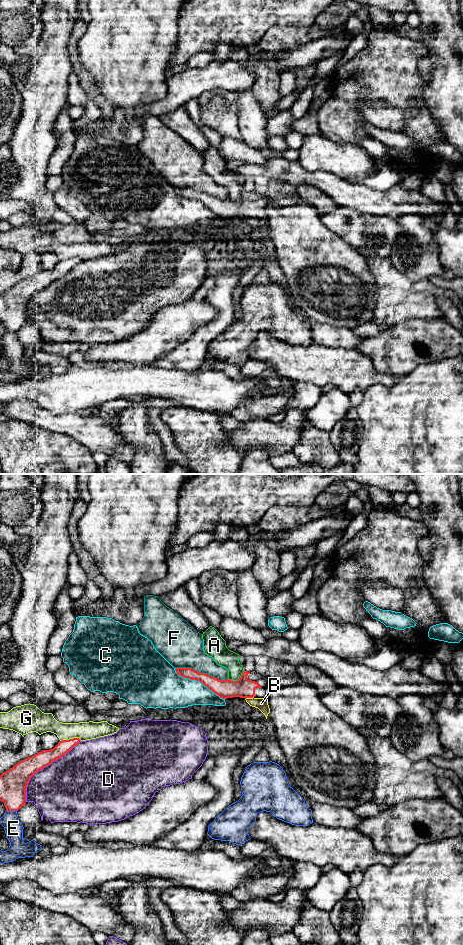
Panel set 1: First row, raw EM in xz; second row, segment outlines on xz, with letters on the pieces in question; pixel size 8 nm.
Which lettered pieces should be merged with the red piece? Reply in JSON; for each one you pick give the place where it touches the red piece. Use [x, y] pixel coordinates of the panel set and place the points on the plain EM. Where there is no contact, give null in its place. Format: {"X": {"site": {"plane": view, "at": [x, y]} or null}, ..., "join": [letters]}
{"join": []}

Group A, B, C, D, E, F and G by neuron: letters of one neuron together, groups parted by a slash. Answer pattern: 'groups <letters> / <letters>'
groups A B / C / D / E / F / G

